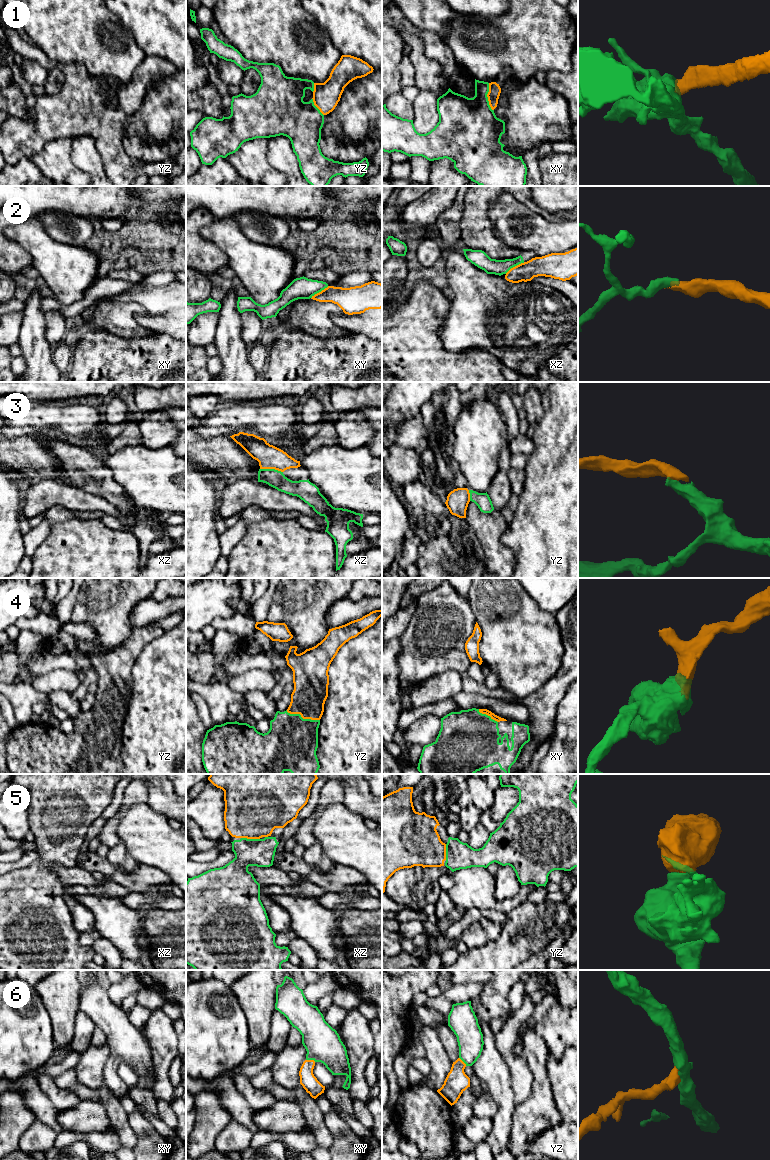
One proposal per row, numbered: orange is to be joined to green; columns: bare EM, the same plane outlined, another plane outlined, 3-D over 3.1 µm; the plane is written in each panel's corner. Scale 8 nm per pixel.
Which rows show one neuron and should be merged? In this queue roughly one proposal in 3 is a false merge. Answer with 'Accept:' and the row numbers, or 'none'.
Accept: 3, 4, 5, 6

